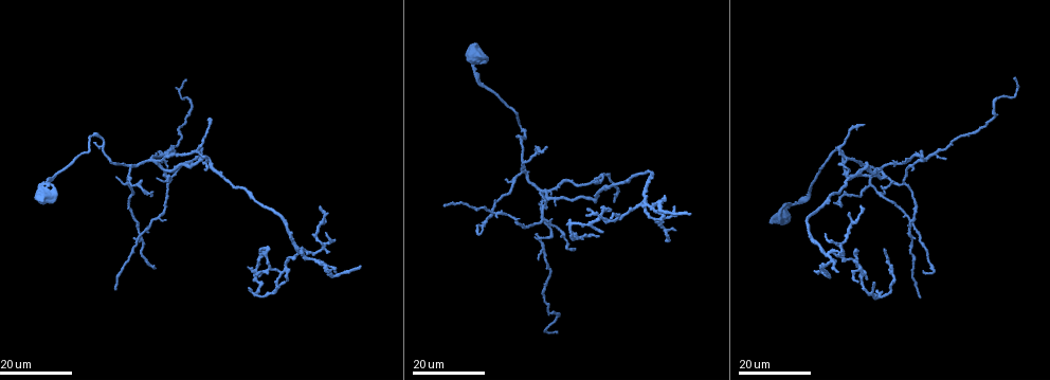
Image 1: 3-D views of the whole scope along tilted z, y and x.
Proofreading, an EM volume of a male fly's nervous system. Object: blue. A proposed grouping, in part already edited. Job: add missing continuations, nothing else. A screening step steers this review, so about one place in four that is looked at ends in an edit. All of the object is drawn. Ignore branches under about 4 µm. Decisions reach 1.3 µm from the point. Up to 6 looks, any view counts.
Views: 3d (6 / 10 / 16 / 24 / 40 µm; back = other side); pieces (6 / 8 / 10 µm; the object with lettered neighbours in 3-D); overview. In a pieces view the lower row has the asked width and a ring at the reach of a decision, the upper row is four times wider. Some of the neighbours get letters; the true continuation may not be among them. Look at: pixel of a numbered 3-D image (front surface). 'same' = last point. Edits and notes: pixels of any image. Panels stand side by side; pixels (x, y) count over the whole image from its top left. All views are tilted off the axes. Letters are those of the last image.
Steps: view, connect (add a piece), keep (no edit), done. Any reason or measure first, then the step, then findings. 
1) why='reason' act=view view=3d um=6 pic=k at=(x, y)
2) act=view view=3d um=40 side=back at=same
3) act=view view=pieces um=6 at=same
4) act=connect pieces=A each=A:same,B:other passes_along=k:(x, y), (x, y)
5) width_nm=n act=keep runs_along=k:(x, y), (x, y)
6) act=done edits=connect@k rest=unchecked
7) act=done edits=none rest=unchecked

why='end of a long branch' act=view view=3d um=24 pic=1 at=(361, 267)

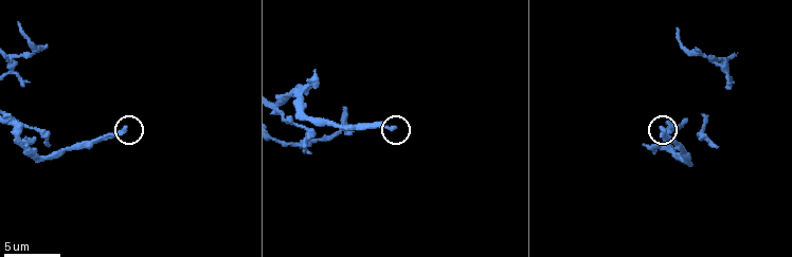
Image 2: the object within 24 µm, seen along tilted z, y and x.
act=view view=pieces um=10 pic=2 at=(124, 128)

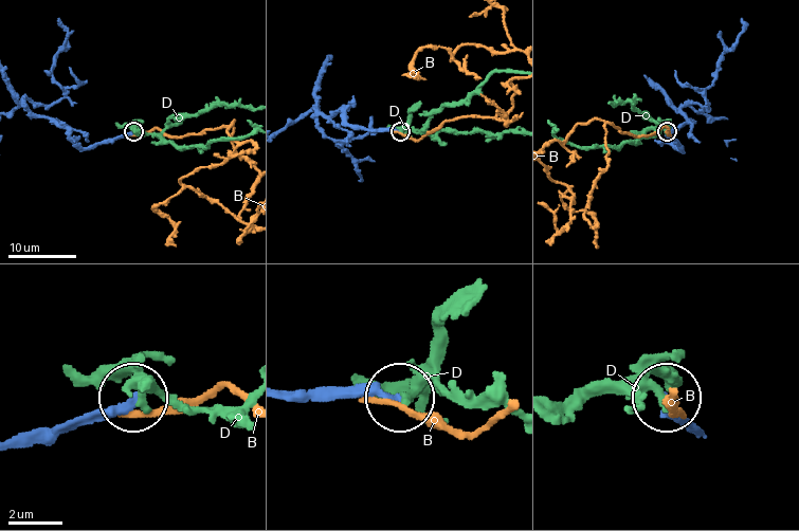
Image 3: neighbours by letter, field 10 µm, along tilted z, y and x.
act=keep each=B:other,D:other found='no lettered piece goes on from it'

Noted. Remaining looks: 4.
why='free end' act=view view=3d um=24 pic=1 at=(256, 273)

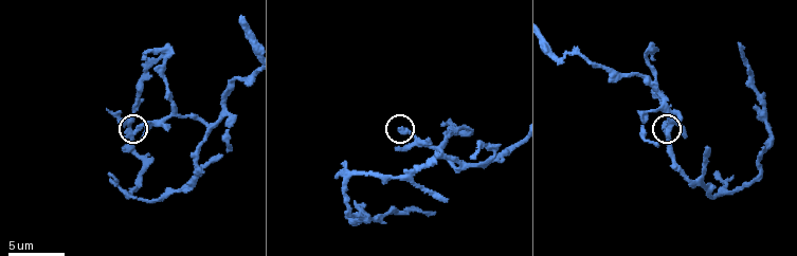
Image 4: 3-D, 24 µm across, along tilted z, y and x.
act=view view=pieces um=8 pic=4 at=(400, 131)

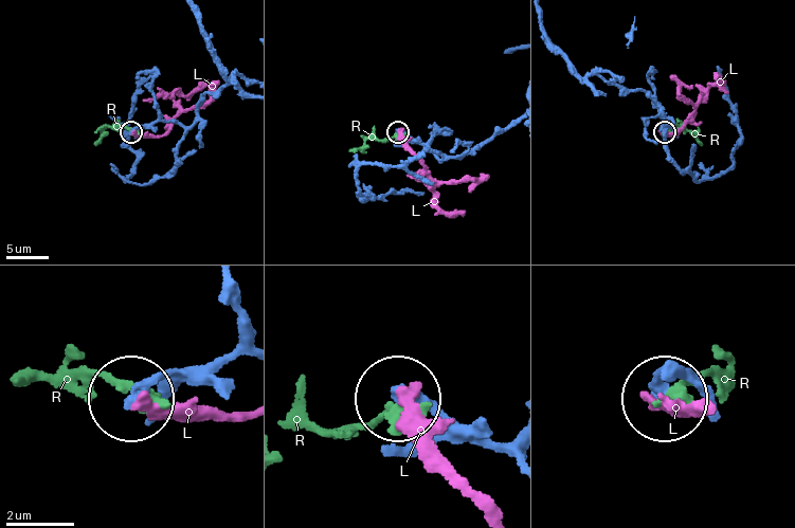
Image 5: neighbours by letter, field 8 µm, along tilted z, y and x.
act=keep each=L:other,R:other runs_along=5:(239, 352), (132, 392) found='no lettered piece goes on from it'

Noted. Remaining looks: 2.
why='long arm stops here' act=view view=pieces um=10 pic=4 at=(740, 45)

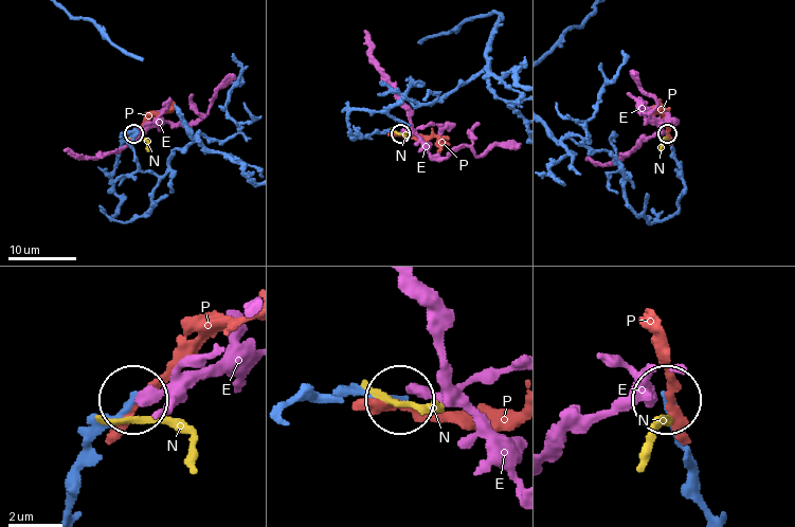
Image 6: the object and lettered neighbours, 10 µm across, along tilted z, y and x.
act=keep each=E:other,N:other,P:other runs_along=6:(655, 222), (676, 212), (685, 186), (666, 133) found='none of them fits'

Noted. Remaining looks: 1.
act=done edits=none rest=unchecked

